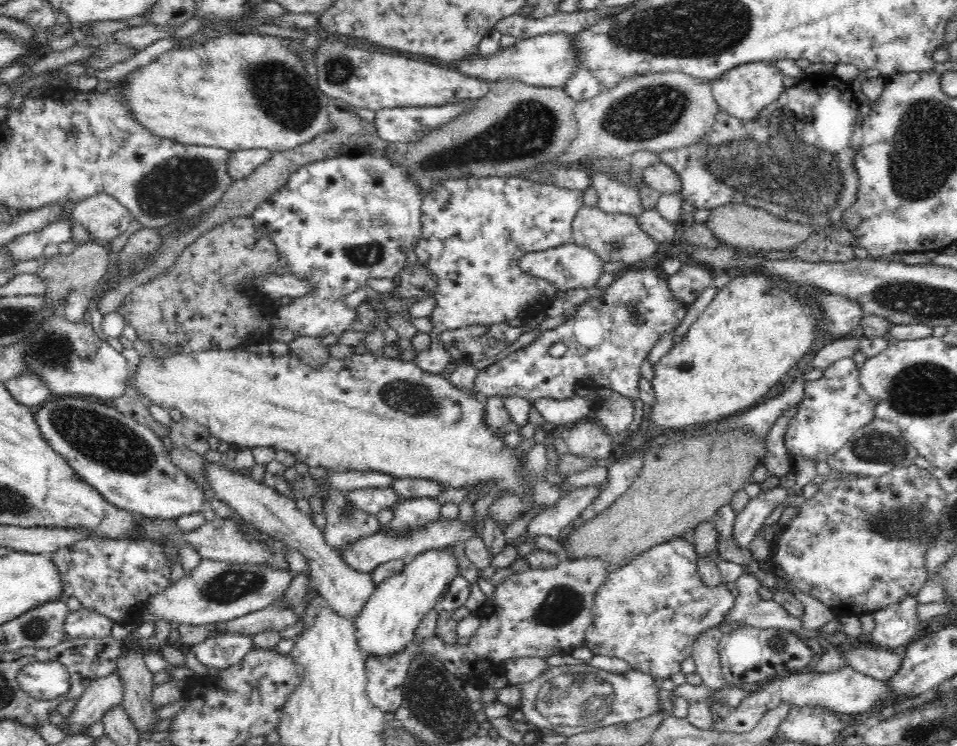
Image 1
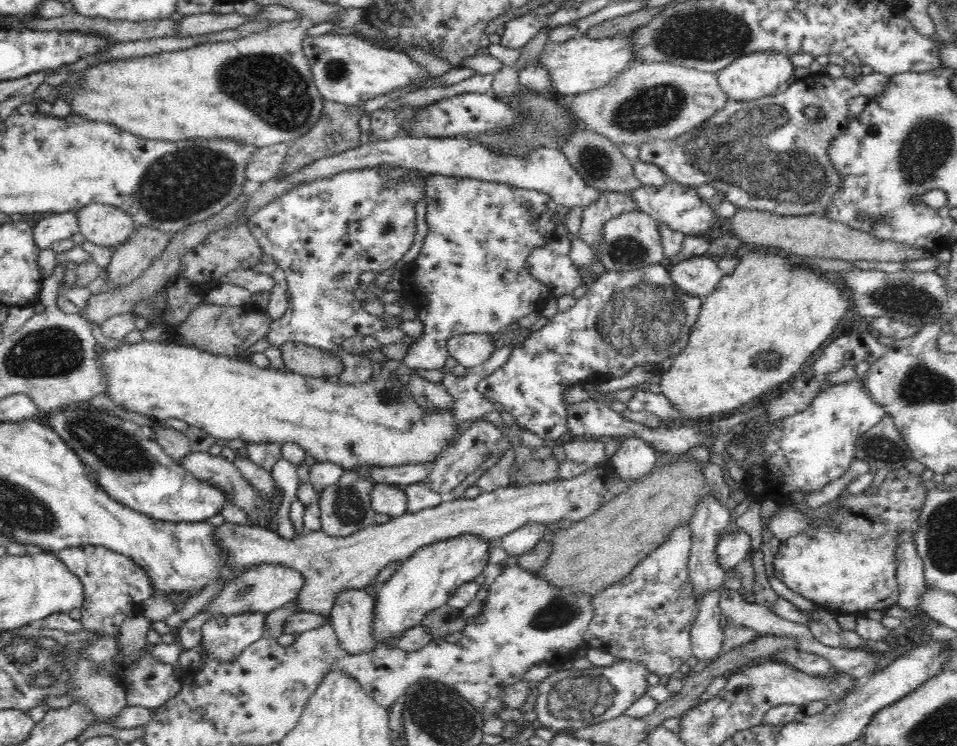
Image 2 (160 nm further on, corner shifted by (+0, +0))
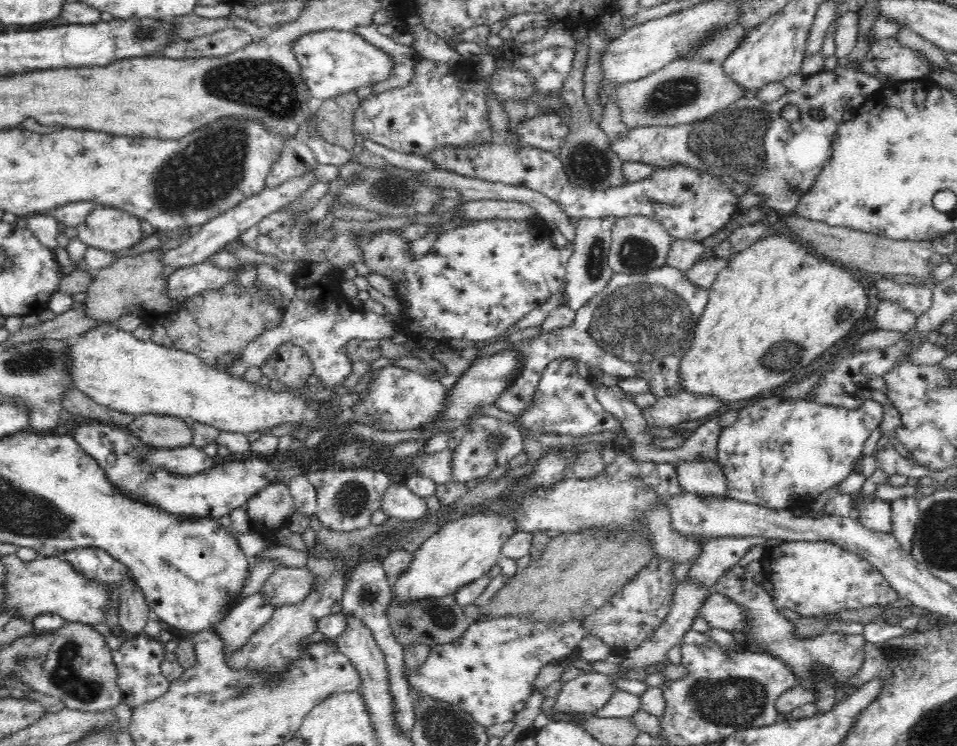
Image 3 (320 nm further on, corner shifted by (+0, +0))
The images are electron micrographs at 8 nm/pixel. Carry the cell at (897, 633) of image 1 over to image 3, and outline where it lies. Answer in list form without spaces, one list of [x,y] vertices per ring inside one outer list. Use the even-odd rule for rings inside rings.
[[[917,495],[901,496],[890,503],[892,511],[892,534],[902,549],[911,552],[918,520]]]

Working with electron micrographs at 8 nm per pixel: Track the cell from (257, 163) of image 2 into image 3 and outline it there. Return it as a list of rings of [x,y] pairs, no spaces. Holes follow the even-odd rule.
[[[290,137],[286,140],[280,158],[274,162],[267,176],[267,188],[276,189],[297,177],[302,177],[319,167],[314,152],[303,140]]]

